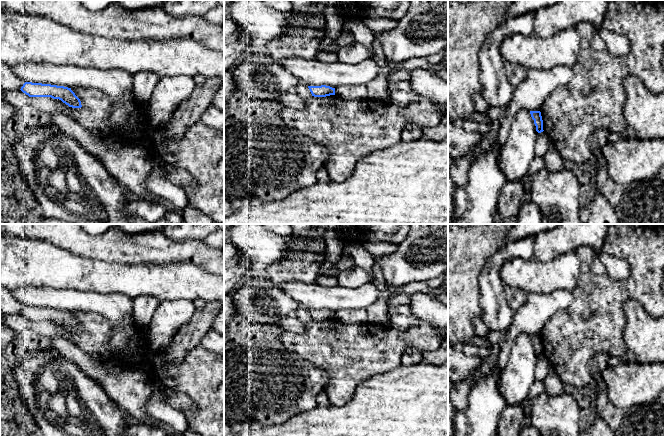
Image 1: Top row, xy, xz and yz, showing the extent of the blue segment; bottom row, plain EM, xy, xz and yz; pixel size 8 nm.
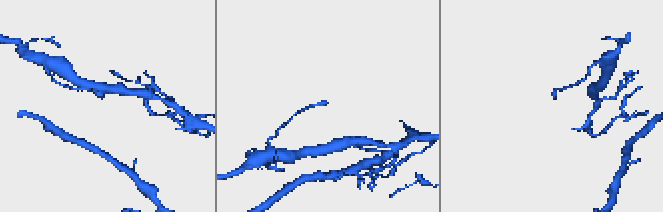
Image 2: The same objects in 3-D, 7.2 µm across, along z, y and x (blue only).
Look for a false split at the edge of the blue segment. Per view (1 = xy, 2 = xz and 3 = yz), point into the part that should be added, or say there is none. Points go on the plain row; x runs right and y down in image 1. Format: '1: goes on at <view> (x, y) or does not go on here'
1: does not go on here
2: does not go on here
3: does not go on here

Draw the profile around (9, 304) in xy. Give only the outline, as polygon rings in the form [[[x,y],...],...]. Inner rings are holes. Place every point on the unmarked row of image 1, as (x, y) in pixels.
[[[0,286],[0,312],[20,314],[24,307],[25,305],[13,296],[12,290]]]

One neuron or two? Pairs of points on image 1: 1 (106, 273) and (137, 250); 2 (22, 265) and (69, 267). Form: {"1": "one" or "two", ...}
{"1": "two", "2": "one"}

